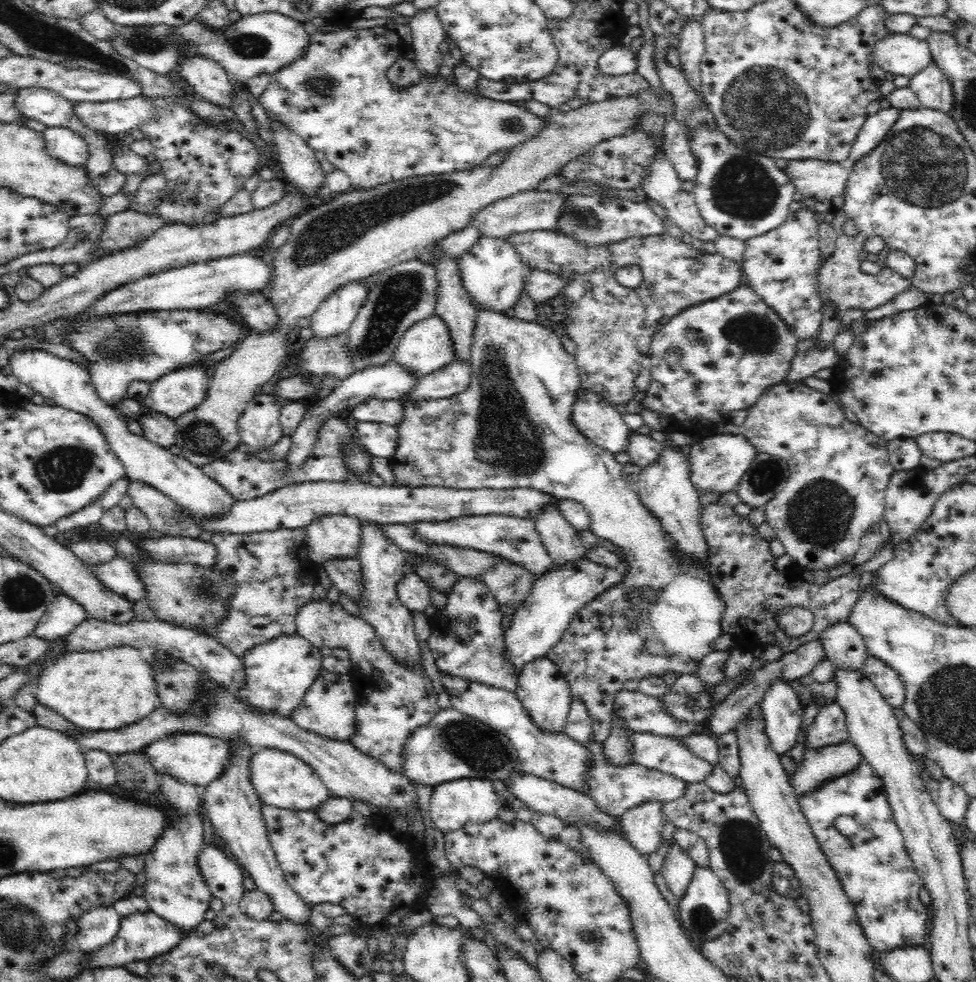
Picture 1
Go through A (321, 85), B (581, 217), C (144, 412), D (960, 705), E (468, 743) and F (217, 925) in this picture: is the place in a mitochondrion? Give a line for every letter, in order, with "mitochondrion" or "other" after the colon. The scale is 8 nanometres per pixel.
A: mitochondrion
B: mitochondrion
C: other
D: mitochondrion
E: mitochondrion
F: other

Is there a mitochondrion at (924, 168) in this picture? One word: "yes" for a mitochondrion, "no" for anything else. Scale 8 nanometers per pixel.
yes

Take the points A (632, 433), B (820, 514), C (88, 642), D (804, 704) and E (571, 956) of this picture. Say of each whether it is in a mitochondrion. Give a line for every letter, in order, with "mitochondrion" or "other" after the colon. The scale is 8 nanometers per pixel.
A: other
B: mitochondrion
C: other
D: other
E: other

